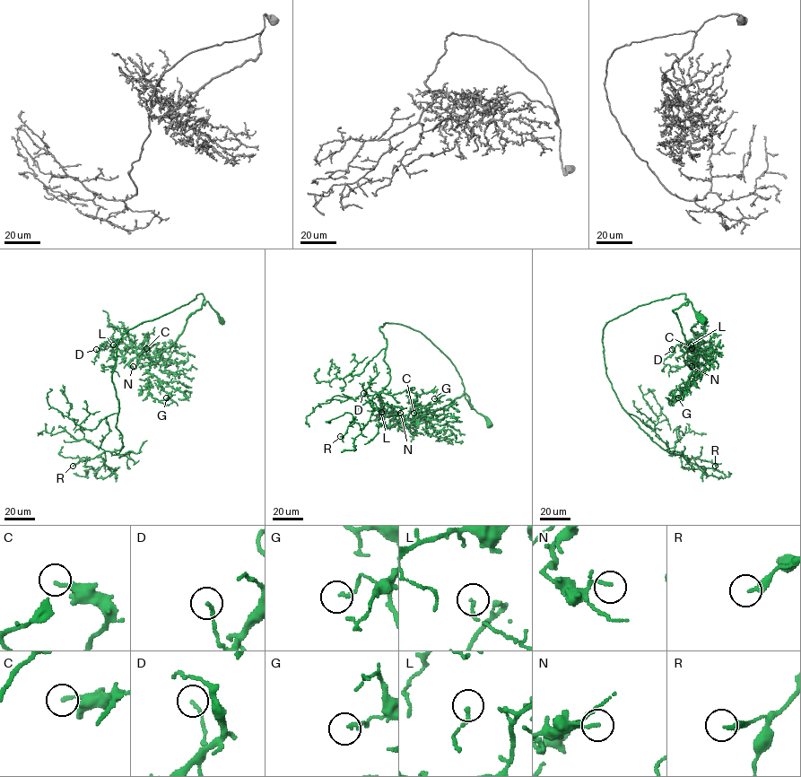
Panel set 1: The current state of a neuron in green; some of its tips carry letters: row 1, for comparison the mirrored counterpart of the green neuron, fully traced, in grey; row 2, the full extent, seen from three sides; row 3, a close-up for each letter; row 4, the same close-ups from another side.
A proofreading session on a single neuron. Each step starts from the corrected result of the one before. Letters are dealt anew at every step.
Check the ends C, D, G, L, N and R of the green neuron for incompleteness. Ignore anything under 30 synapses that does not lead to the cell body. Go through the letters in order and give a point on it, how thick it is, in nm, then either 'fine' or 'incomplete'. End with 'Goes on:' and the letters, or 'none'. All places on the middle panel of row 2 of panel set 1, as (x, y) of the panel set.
C: place (413, 413); calibre 150 nm; fine
D: place (363, 393); calibre 140 nm; fine
G: place (434, 398); calibre 160 nm; fine
L: place (381, 412); calibre 140 nm; fine
N: place (400, 413); calibre 100 nm; fine
R: place (340, 436); calibre 280 nm; fine
Goes on: none

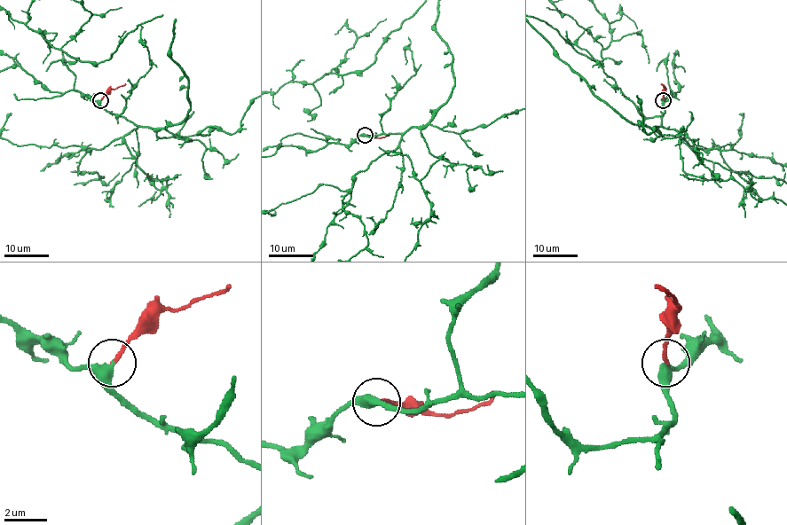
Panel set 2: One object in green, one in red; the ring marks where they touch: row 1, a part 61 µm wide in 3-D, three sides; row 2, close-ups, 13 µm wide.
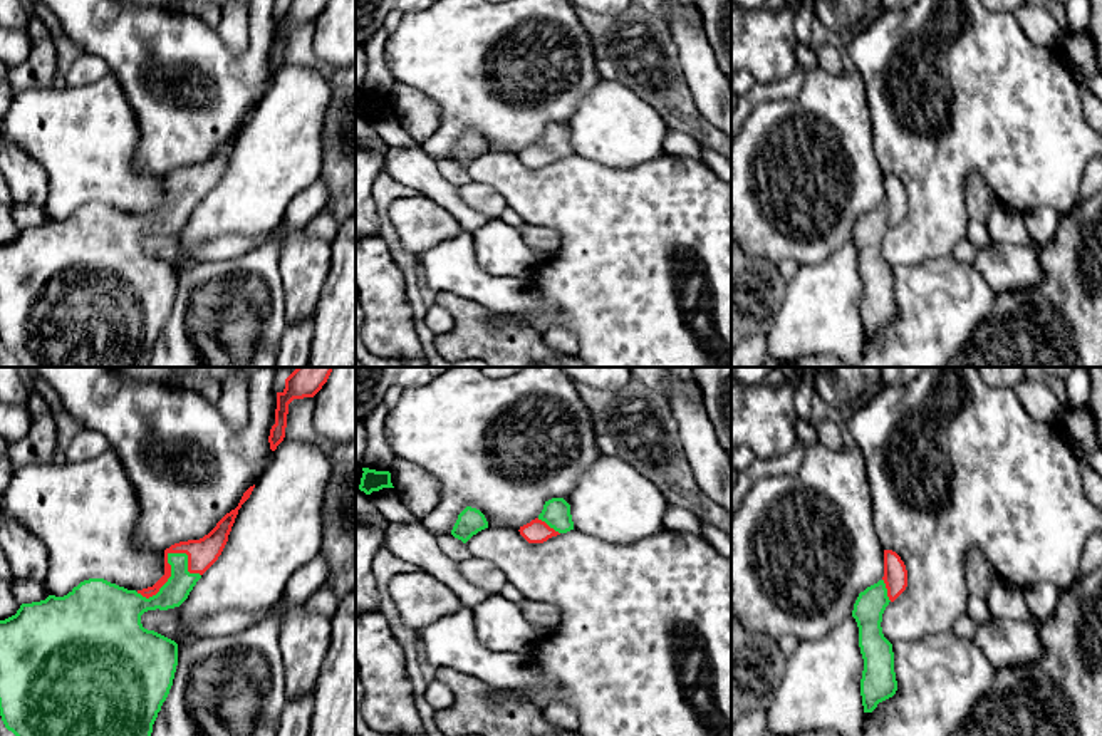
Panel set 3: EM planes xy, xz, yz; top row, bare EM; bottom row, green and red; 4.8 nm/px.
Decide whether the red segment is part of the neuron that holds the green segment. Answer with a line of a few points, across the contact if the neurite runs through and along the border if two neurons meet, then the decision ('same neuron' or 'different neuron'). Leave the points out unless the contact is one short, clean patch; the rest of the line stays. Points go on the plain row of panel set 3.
line xy (180, 208), (180, 198), (168, 186), (170, 178), (202, 178); same neuron

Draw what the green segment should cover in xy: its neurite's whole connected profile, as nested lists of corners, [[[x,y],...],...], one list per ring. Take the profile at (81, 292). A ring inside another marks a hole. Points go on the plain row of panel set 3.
[[[250,111],[238,131],[200,164],[188,164],[164,174],[164,200],[143,215],[127,215],[104,203],[89,203],[67,220],[22,228],[15,240],[0,245],[0,340],[18,367],[149,367],[153,349],[173,310],[178,268],[141,248],[148,235],[179,231],[221,179],[238,134],[250,122]]]

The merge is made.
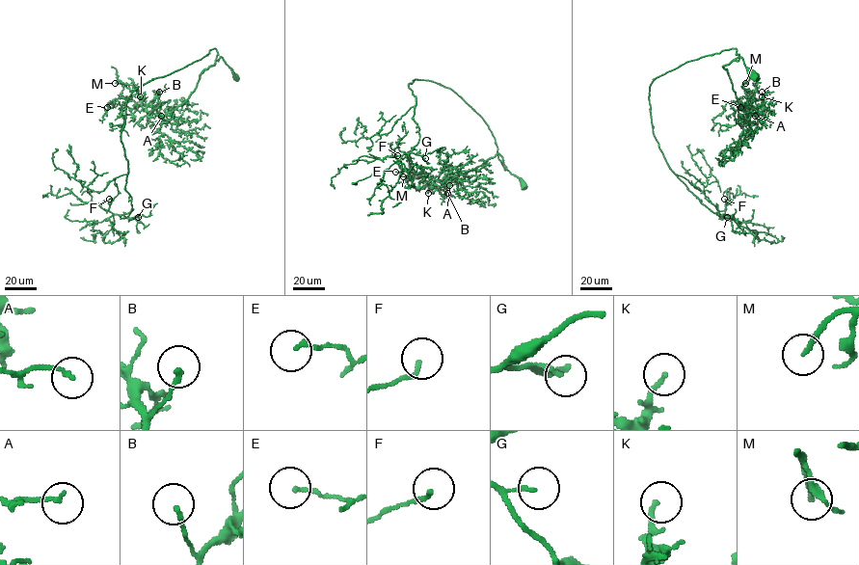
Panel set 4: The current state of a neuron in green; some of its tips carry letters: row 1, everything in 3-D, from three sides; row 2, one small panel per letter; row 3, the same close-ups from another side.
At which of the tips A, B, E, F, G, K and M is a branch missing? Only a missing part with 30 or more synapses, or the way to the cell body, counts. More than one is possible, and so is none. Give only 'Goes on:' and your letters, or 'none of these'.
Goes on: K, M

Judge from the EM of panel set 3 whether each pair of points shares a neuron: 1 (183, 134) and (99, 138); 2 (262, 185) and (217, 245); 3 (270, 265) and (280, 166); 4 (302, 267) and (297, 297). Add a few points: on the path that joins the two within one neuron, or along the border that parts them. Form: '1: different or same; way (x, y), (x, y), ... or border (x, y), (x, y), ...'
1: different; border (124, 99), (138, 128), (136, 165), (153, 173)
2: different; border (264, 235), (218, 235), (200, 240), (187, 250)
3: different; border (296, 195), (284, 218), (270, 232)
4: same; way (302, 274), (301, 290)

